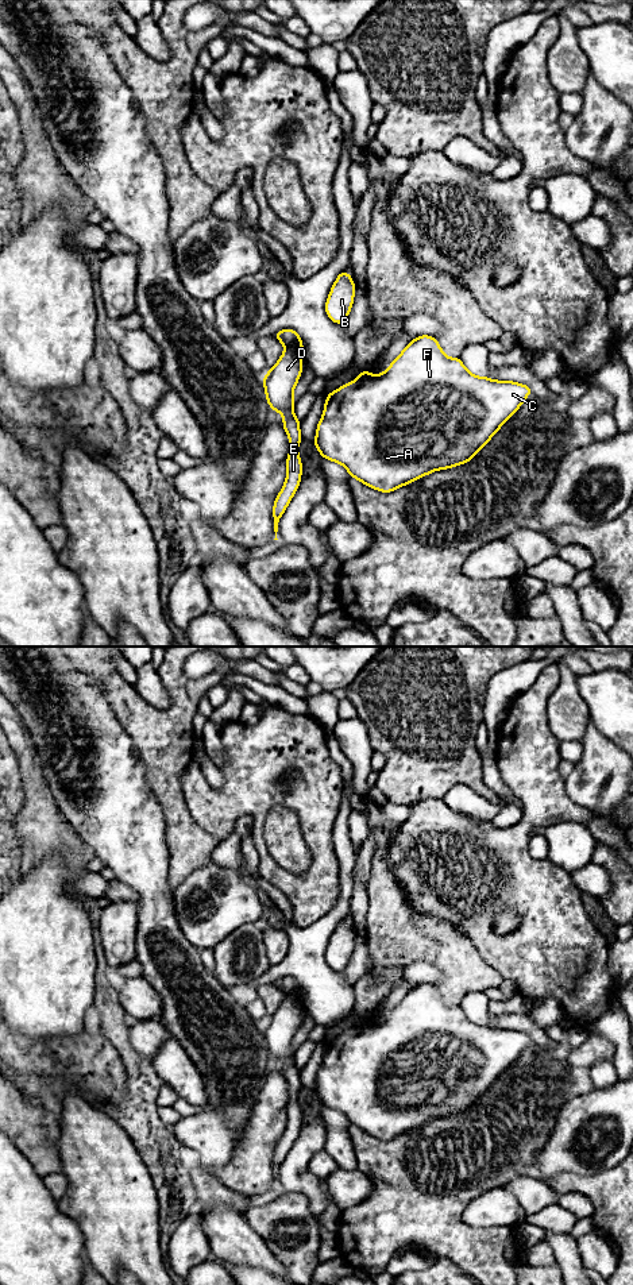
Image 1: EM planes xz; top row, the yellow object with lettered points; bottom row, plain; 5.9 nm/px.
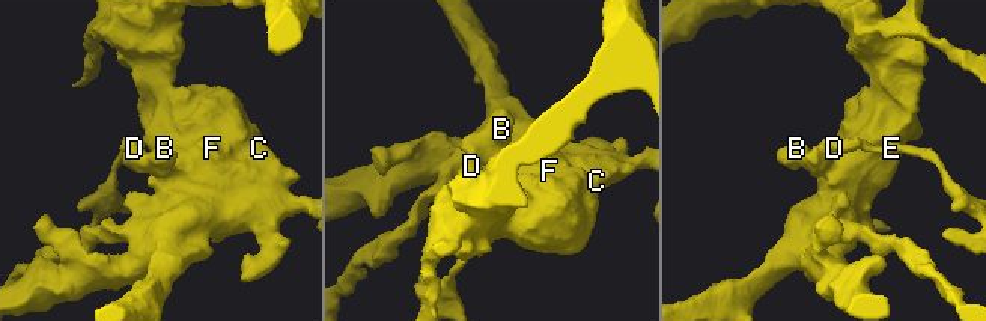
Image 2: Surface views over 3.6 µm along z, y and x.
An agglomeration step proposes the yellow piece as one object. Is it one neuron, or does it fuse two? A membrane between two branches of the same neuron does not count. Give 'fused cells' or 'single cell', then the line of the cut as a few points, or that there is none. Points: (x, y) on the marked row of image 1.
fused cells | xz (285, 346), (301, 358)

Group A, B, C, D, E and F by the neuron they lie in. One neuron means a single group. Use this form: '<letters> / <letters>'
A B C F / D E

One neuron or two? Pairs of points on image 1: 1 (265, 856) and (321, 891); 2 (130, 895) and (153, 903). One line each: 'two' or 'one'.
1: one
2: two

